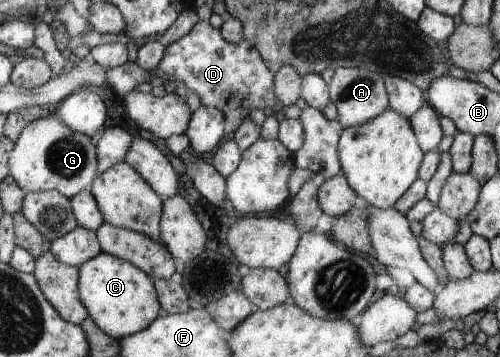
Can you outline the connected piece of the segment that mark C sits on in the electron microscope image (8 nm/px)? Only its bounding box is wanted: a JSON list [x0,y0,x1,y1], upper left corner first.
[79,251,162,341]

